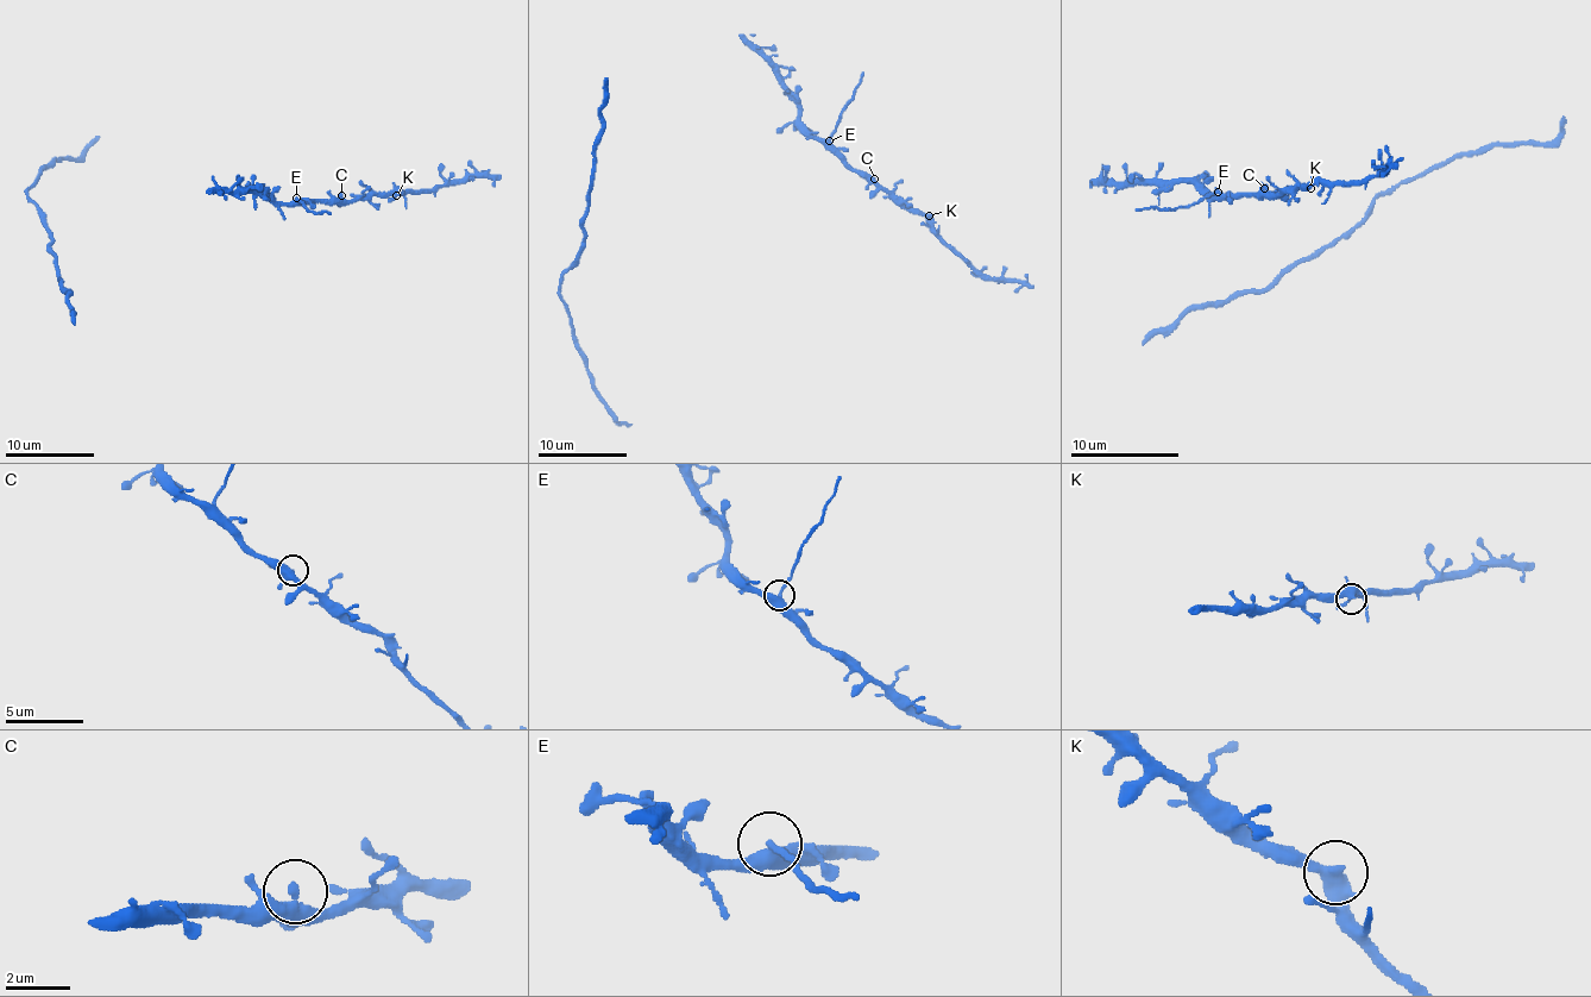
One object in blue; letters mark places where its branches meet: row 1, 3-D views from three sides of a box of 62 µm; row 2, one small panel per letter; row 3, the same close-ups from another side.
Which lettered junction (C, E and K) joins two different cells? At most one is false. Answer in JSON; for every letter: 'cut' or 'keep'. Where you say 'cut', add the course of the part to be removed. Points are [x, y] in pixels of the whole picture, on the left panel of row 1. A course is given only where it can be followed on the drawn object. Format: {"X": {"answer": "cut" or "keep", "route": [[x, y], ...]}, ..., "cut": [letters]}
{"C": {"answer": "keep"}, "E": {"answer": "cut", "route": [[296, 198], [308, 211], [329, 213]]}, "K": {"answer": "keep"}, "cut": ["E"]}

